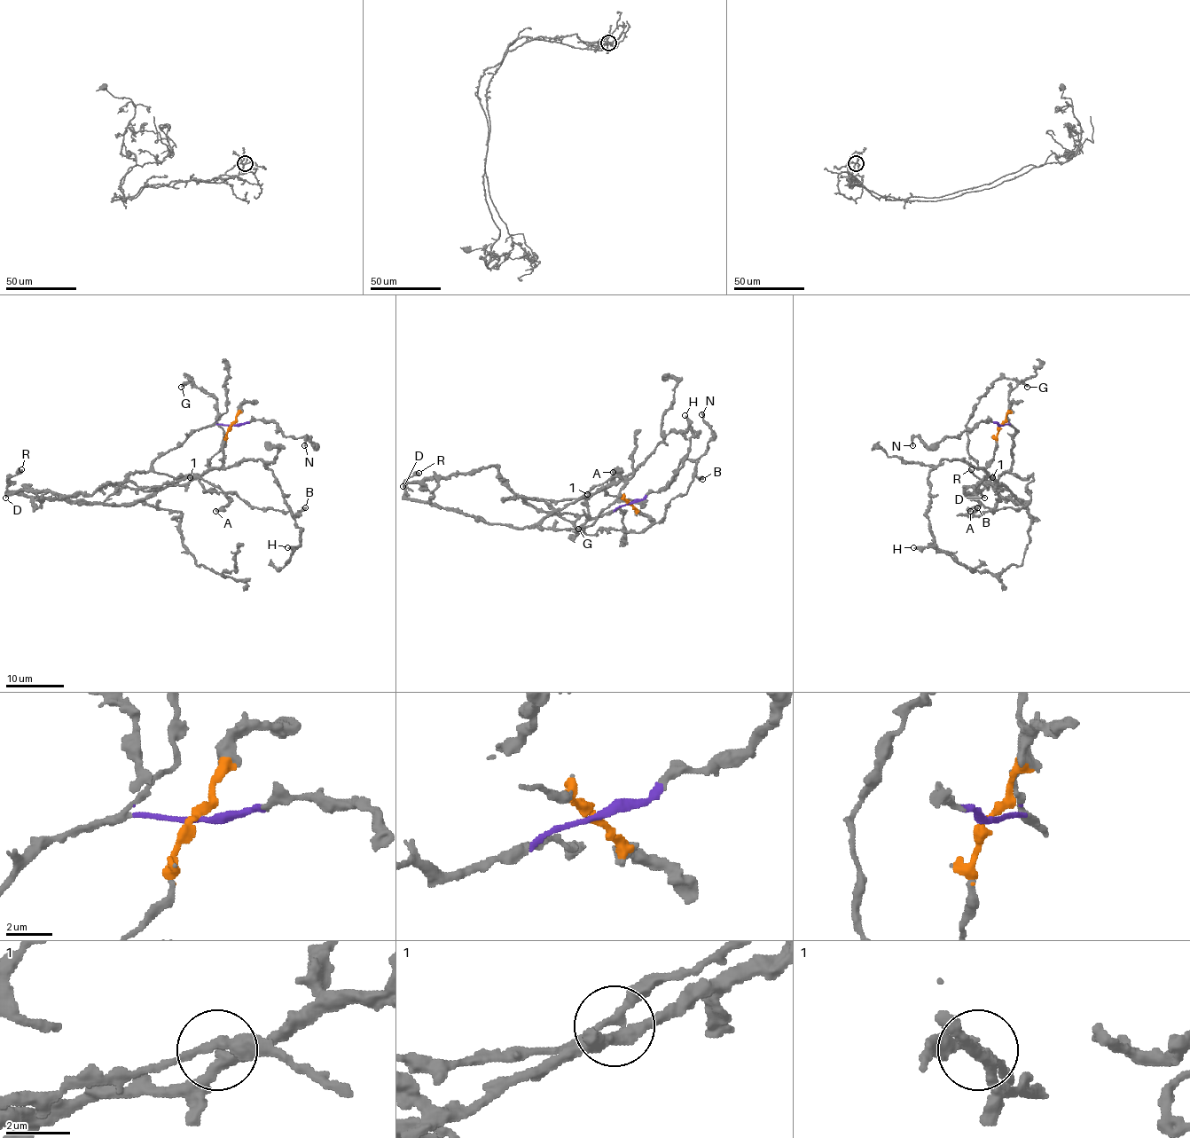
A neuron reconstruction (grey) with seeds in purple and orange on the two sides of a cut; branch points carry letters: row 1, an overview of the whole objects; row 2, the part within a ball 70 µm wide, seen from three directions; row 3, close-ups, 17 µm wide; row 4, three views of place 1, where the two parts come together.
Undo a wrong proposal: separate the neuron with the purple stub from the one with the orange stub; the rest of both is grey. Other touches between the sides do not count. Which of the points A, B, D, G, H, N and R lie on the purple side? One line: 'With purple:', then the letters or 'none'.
With purple: A, B, D, N

